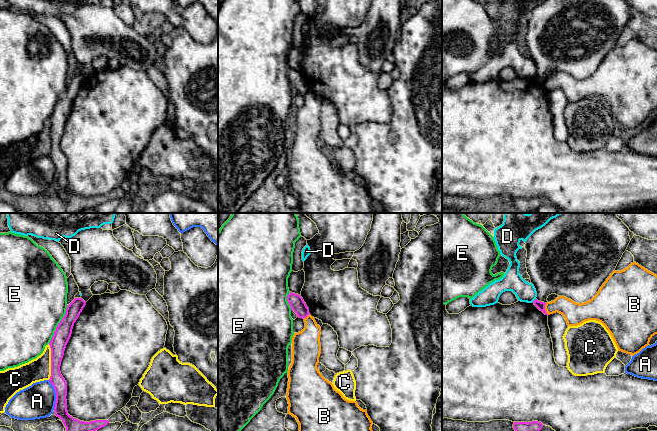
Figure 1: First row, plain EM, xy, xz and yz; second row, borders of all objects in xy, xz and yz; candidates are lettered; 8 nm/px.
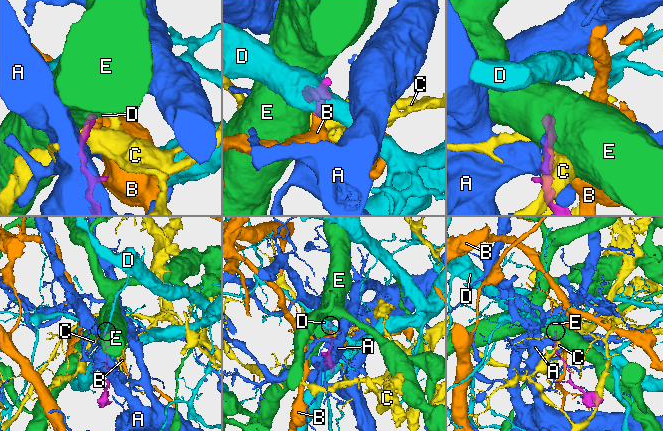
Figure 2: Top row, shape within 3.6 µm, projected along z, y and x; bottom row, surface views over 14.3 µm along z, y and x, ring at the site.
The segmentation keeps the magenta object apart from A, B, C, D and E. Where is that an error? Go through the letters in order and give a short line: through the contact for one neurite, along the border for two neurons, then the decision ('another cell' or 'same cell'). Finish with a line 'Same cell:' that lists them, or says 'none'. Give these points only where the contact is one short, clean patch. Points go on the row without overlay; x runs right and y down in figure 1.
A: xy (48, 156), (55, 168), (54, 185) | another cell
B: yz (545, 79), (545, 87), (548, 90) | another cell
C: another cell
D: yz (535, 74), (532, 77) | another cell
E: xy (67, 81), (65, 91), (48, 119) | another cell
Same cell: none

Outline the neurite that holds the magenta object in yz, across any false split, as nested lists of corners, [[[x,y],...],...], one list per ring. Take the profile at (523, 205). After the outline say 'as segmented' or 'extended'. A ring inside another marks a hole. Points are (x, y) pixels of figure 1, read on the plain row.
[[[538,197],[532,198],[514,198],[513,204],[518,213],[536,212],[543,203],[543,200]]]; as segmented

